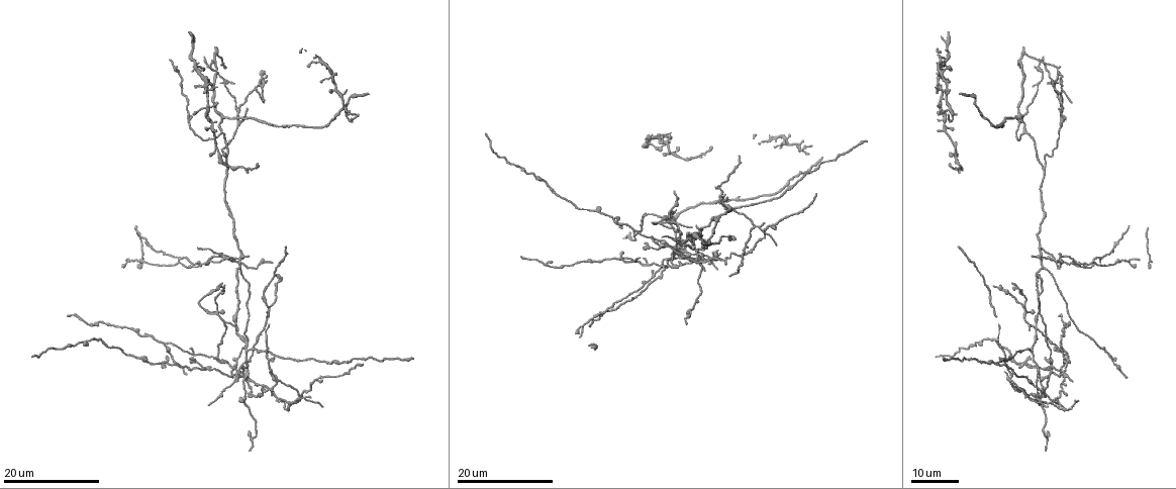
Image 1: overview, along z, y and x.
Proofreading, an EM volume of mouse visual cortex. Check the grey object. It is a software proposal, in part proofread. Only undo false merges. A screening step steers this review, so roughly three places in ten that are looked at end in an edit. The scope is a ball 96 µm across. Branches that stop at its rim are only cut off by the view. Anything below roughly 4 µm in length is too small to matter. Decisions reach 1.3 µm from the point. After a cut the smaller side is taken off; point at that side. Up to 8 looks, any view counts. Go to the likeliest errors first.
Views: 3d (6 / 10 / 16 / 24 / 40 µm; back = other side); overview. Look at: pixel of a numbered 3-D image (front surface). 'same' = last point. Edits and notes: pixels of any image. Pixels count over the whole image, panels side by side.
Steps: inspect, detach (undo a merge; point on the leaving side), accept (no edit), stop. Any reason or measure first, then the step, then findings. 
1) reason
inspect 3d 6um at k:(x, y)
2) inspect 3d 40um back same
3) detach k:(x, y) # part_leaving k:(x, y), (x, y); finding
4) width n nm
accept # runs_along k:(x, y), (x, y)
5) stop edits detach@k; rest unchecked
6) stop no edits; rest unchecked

four or more arms meet
inspect 3d 24um at 1:(1010, 382)

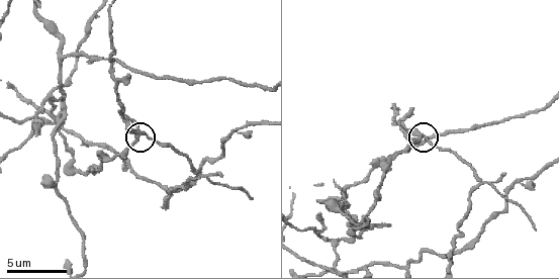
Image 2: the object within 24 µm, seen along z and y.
zoom in
inspect 3d 10um at 2:(425, 140)

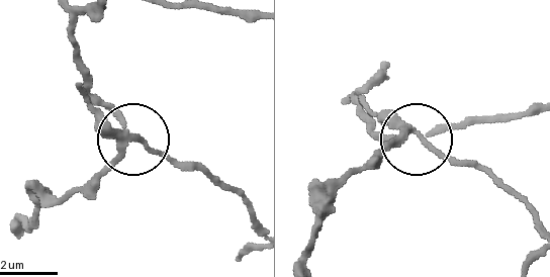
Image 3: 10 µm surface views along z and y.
width 190 nm
detach 3:(95, 112) # part_leaving 3:(124, 135), (202, 167), (238, 193), (258, 237); a second cell is stuck on

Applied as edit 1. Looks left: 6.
inspect overview

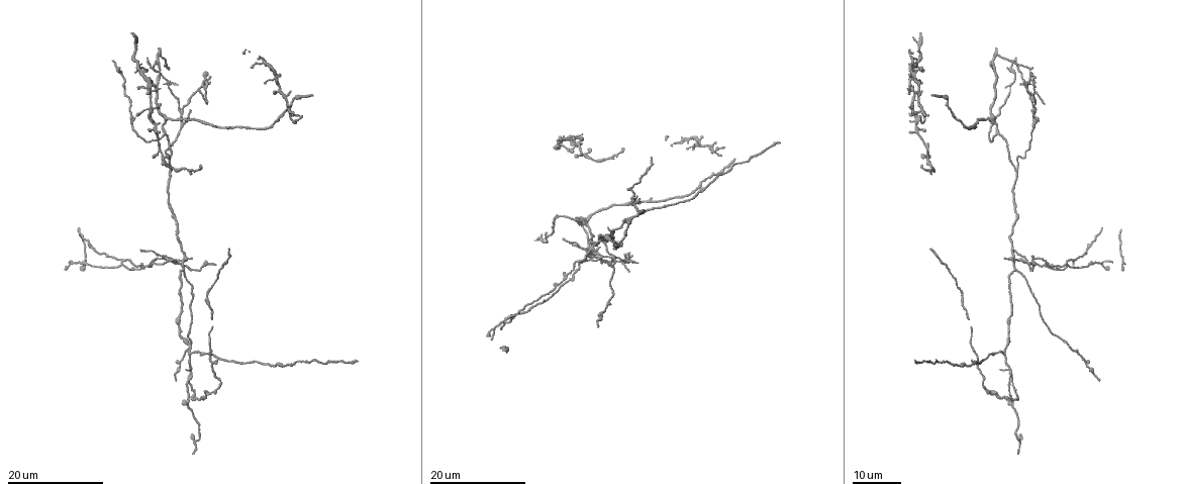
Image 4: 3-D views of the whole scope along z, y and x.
a fork
inspect 3d 24um at 4:(1016, 171)

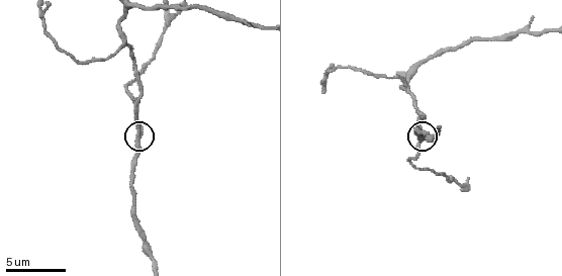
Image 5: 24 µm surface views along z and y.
zoom in
inspect 3d 6um at 5:(138, 134)

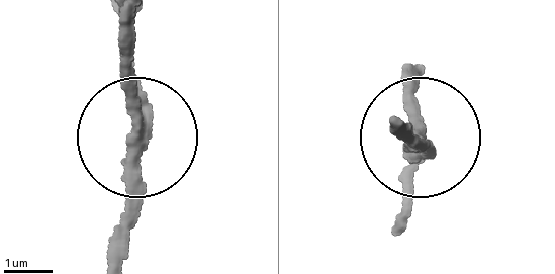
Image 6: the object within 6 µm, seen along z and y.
from behind
inspect 3d 6um back at 6:(141, 129)

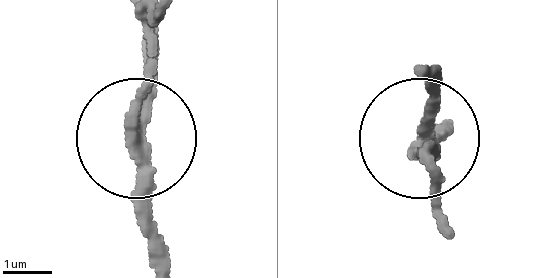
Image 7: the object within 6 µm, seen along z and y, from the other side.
arms 3
detach 7:(144, 72) # part_leaving 7:(134, 144), (151, 15); a second cell is stuck on

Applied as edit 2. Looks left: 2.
stop edits detach@3, detach@7; rest unchecked

